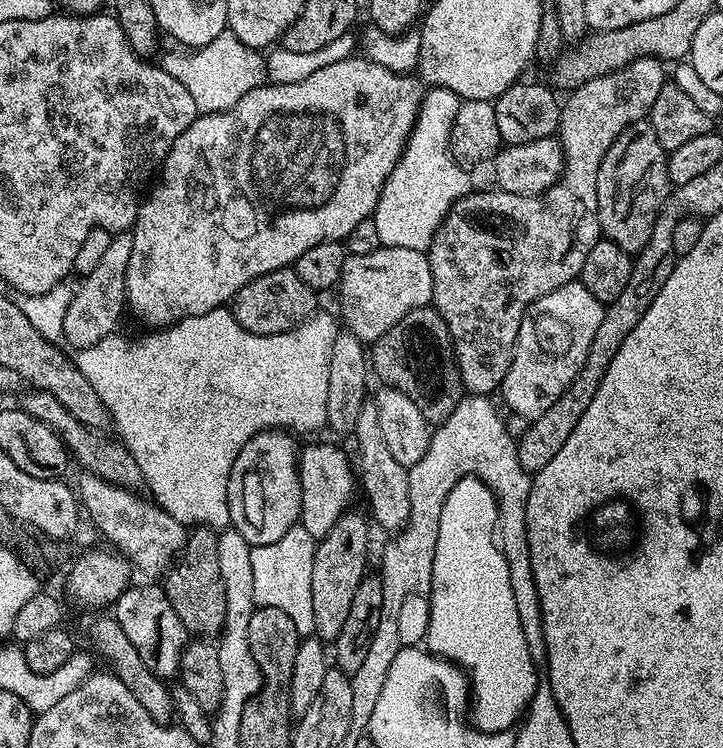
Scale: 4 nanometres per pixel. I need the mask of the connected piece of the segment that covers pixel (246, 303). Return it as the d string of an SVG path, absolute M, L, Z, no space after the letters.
M295 267L279 268L270 274L262 274L242 290L238 290L230 301L232 317L250 334L259 336L273 336L294 330L303 320L309 320L313 312L317 311L317 293L313 292L302 278L298 278Z

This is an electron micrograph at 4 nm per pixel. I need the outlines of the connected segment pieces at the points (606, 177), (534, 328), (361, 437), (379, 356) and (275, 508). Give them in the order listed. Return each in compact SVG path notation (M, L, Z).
M647 119L635 120L632 124L628 124L626 130L618 134L610 150L606 150L602 158L602 166L598 166L596 189L598 190L598 222L601 233L630 254L641 252L648 245L650 234L654 230L654 222L664 209L670 191L668 153L658 142L658 134L654 134L654 126Z
M579 280L528 304L518 330L514 358L502 385L504 400L525 420L540 417L558 400L581 372L589 356L590 343L604 317L605 305L590 294Z
M365 403L358 414L354 437L356 436L356 452L360 455L358 464L358 484L368 495L368 504L372 507L371 519L380 528L391 534L399 533L410 518L410 482L408 468L402 462L394 462L394 454L386 447L382 430L378 426L378 410L375 403Z
M435 307L415 308L398 322L398 326L390 326L382 338L378 338L370 348L370 368L380 379L381 385L398 390L418 406L422 418L428 420L429 425L435 426L450 418L458 406L461 396L465 395L464 383L460 381L460 371L456 365L456 355L452 353L452 339L446 322L436 312Z
M269 430L267 432L257 432L254 438L250 438L250 442L246 442L242 446L242 450L238 454L238 458L234 462L234 466L230 470L228 475L228 518L231 527L238 534L242 534L242 538L246 538L246 542L250 545L268 544L278 542L283 538L288 530L297 522L300 518L300 479L298 478L298 466L296 465L298 459L298 444L295 444L291 440L293 437L284 430Z

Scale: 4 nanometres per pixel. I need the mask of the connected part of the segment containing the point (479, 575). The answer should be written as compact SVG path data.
M464 476L446 494L438 522L438 542L434 546L432 563L432 594L426 601L428 630L425 645L433 655L463 668L470 685L470 718L480 732L505 732L511 729L527 711L540 687L534 652L526 642L514 598L512 575L503 547L498 543L500 506L496 495L476 476Z

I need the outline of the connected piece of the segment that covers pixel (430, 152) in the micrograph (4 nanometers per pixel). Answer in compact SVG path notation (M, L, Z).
M432 86L427 91L423 93L420 101L420 111L416 114L416 121L412 123L412 132L404 143L404 153L401 154L390 176L386 178L376 202L376 211L371 215L375 229L378 230L380 243L385 248L405 248L427 253L434 234L440 228L445 214L452 208L452 203L467 196L474 188L471 178L468 177L469 169L456 164L448 152L451 124L458 114L461 97L455 96L449 88Z

